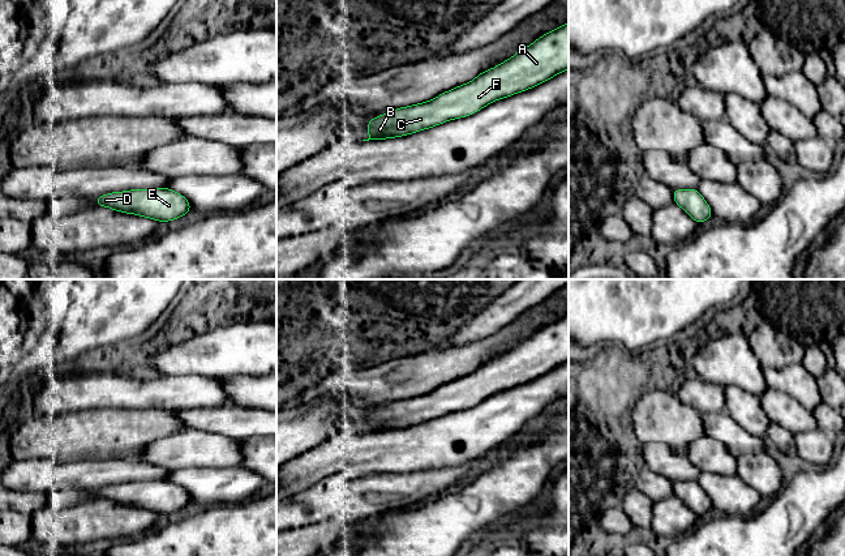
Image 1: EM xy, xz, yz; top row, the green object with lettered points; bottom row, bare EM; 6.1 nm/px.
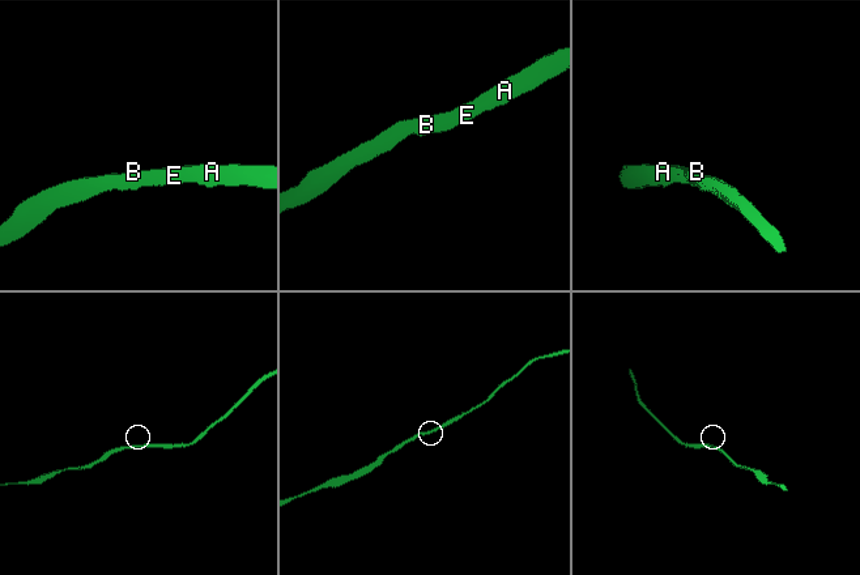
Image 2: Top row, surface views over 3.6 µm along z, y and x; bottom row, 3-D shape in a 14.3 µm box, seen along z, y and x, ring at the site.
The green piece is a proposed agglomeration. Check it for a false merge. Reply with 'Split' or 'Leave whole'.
Leave whole

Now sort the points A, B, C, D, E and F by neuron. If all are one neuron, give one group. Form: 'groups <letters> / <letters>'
groups A B C D E F

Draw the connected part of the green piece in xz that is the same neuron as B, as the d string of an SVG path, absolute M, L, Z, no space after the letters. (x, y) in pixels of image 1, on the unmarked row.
M569 315L544 326L496 360L425 395L373 410L368 432L385 432L469 409L494 393L535 380L569 362Z

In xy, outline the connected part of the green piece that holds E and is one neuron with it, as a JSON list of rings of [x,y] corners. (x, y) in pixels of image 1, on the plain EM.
[[[168,480],[113,484],[94,492],[96,499],[111,500],[116,504],[136,506],[159,514],[181,510],[192,502],[184,488]]]

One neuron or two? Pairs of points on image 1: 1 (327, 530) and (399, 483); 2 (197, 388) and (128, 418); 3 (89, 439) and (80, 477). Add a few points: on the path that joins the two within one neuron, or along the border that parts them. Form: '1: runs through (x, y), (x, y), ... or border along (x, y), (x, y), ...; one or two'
1: border along (331, 517), (334, 518); two
2: border along (119, 409), (166, 409), (175, 411); two
3: border along (114, 457), (89, 457), (65, 462), (52, 460); two

